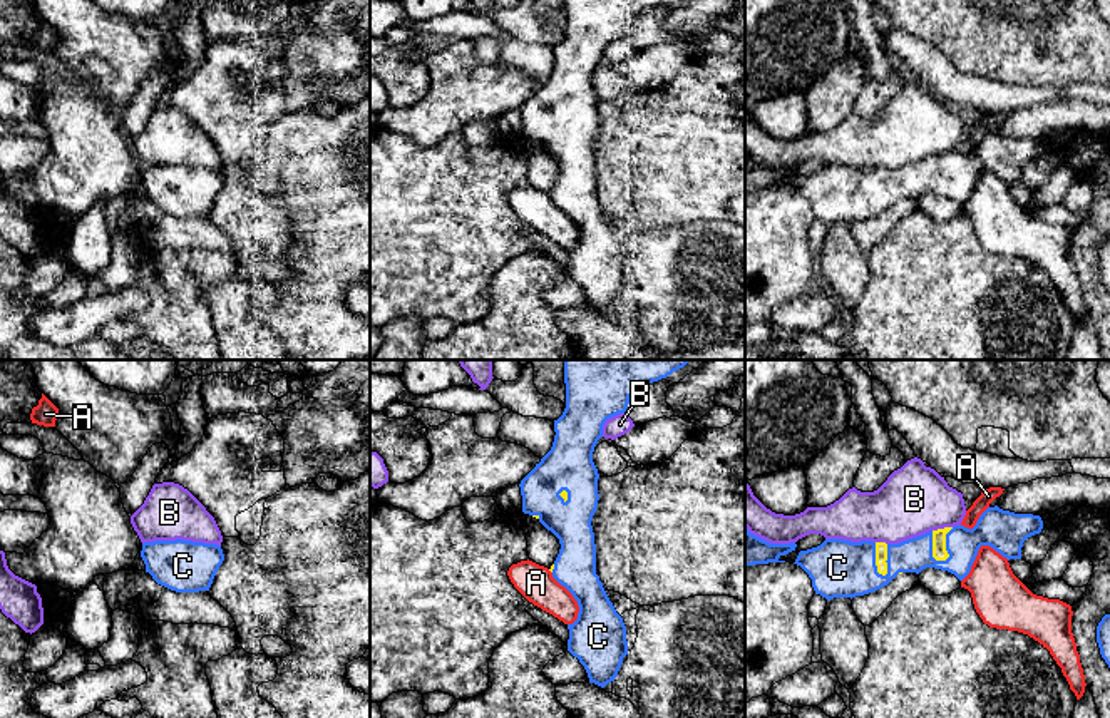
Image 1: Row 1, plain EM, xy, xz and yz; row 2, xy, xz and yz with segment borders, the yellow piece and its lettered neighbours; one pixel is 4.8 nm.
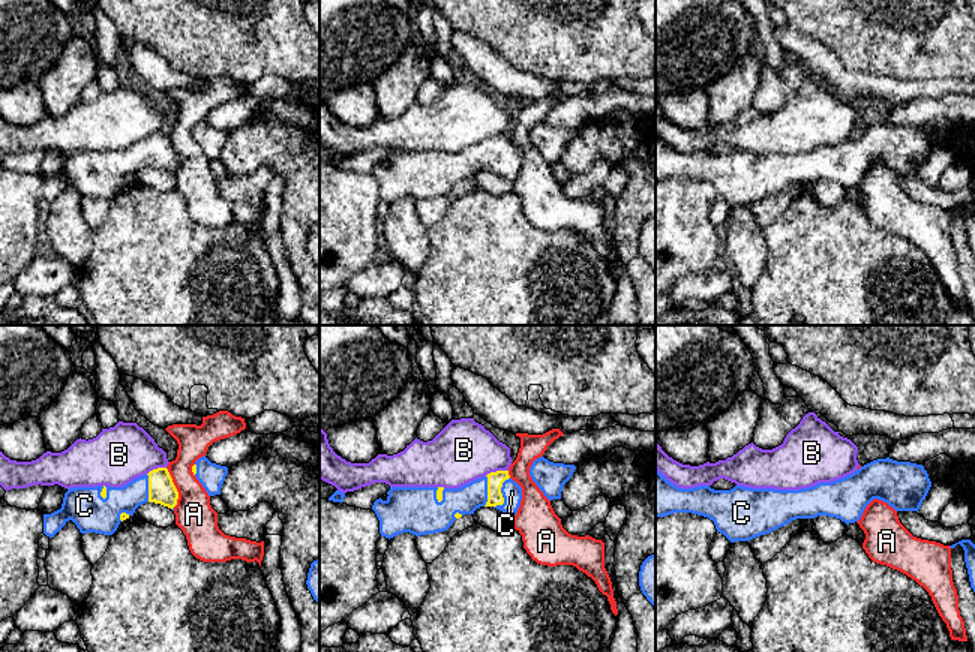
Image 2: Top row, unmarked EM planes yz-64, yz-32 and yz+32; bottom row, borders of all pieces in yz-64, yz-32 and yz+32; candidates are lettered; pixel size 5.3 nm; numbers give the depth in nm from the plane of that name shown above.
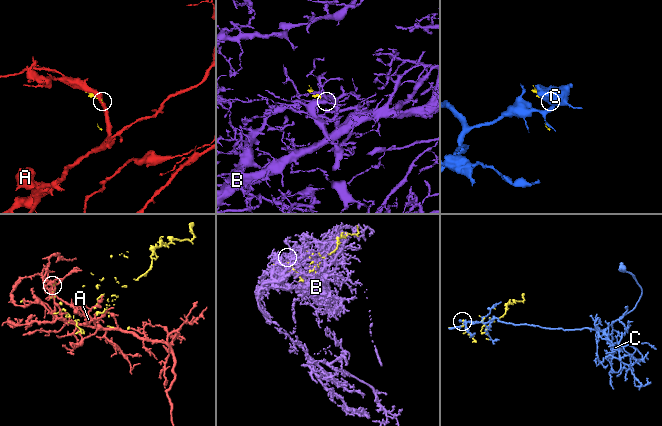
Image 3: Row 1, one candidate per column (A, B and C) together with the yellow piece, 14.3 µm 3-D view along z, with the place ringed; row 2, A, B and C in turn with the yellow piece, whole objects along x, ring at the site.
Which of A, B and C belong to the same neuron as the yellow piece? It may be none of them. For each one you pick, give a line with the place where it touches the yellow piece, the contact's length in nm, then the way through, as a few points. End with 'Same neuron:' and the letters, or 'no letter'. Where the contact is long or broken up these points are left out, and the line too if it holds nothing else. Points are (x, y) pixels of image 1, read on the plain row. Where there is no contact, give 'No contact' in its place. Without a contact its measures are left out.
C: Touches yellow at yz (945, 173). Shared border 190 nm
Same neuron: C

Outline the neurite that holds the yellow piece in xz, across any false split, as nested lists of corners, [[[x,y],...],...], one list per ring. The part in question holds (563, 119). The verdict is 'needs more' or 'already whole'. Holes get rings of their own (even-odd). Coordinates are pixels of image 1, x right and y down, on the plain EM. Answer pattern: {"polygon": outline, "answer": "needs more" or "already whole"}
{"polygon": [[[564,0],[566,33],[563,40],[554,45],[556,60],[552,72],[519,109],[522,137],[536,142],[559,164],[561,174],[549,196],[552,197],[552,203],[573,219],[579,231],[578,244],[573,249],[568,249],[568,276],[584,291],[589,308],[601,313],[618,301],[623,283],[628,280],[628,266],[623,243],[616,238],[596,199],[596,169],[591,146],[599,126],[599,99],[593,87],[593,77],[598,65],[603,62],[604,47],[618,38],[626,38],[630,22],[636,15],[666,2],[668,0]]], "answer": "needs more"}

